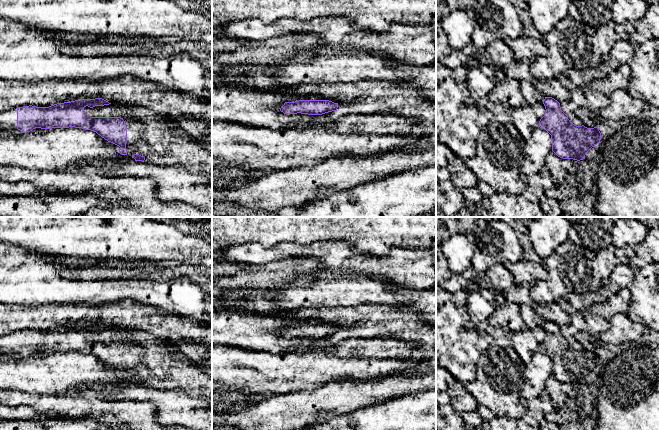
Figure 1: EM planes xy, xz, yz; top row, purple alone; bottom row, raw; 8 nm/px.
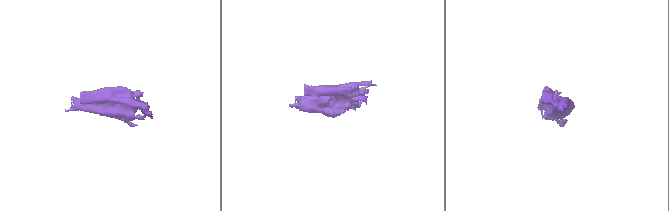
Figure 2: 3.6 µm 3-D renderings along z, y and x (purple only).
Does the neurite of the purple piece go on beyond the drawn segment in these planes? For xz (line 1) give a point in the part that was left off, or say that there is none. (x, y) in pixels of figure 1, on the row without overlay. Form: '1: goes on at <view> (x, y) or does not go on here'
1: does not go on here

